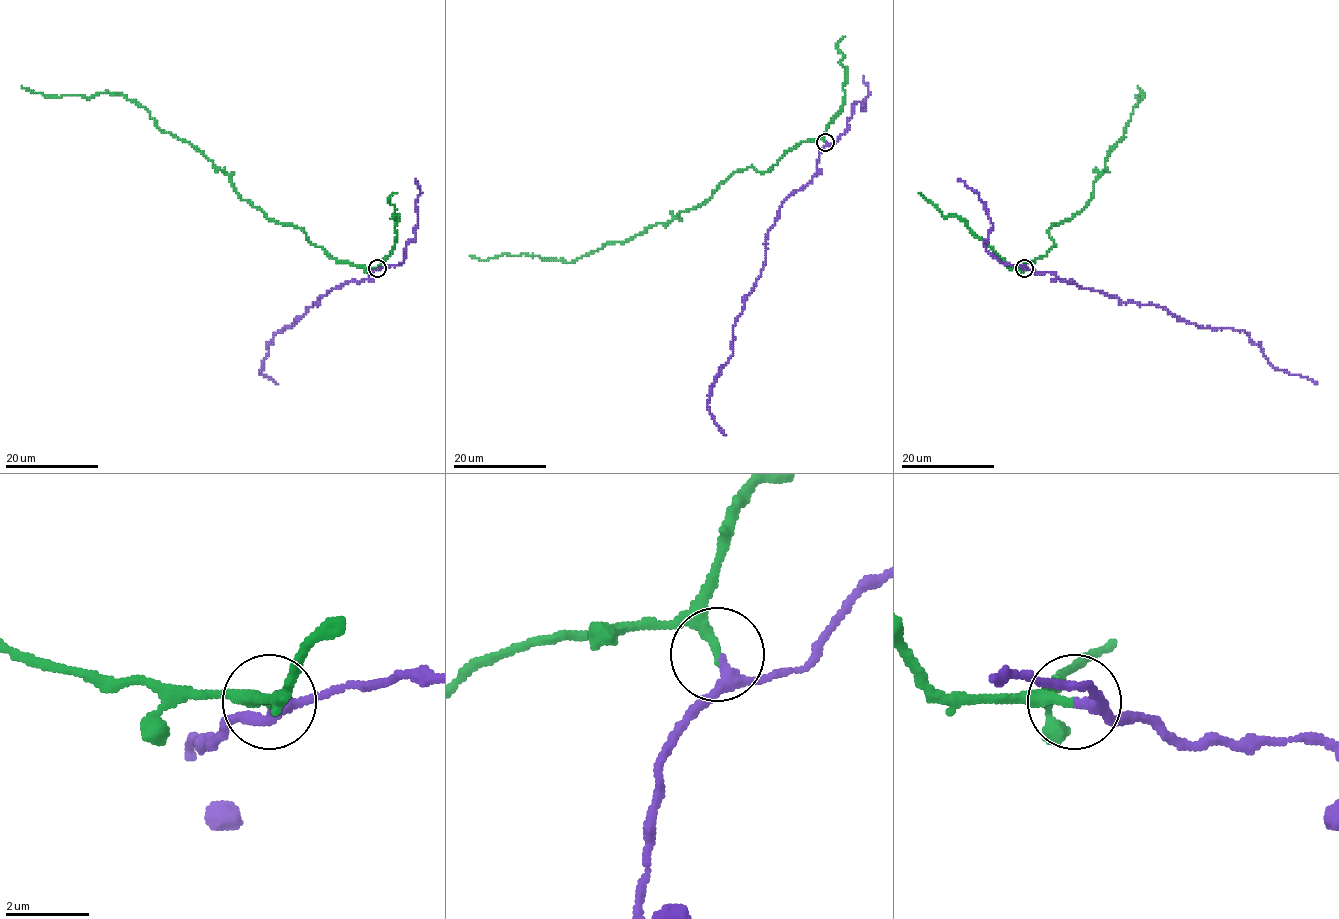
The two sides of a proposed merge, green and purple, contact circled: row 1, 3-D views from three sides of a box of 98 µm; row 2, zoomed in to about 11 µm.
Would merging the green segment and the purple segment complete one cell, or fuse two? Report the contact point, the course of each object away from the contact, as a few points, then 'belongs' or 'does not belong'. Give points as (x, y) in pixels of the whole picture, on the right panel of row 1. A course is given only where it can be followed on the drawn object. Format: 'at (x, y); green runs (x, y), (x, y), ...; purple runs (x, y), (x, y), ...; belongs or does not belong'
at (1024, 268); green runs (1024, 268), (1054, 246), (1052, 225), (1091, 199), (1108, 154), (1144, 95), (1136, 97), (1137, 86); purple runs (1024, 268), (1052, 273), (1122, 302), (1158, 305), (1204, 327), (1237, 330), (1249, 335), (1278, 369), (1317, 384); does not belong

